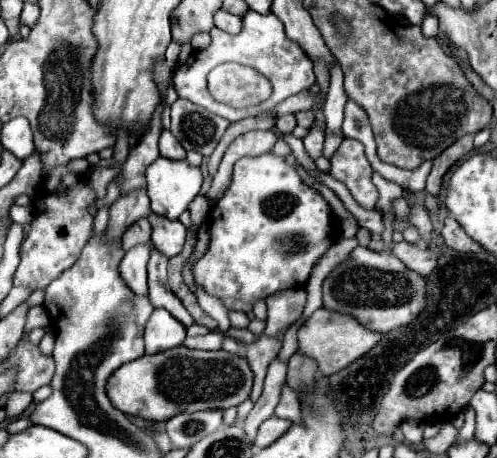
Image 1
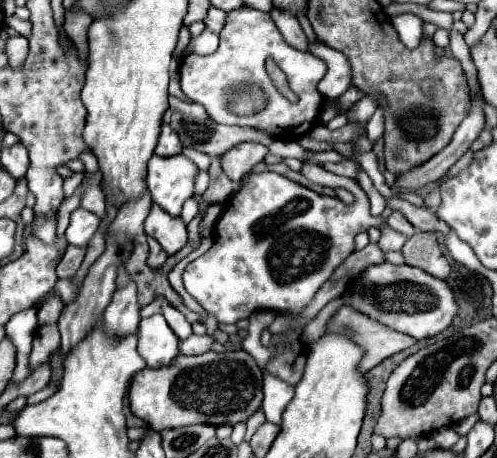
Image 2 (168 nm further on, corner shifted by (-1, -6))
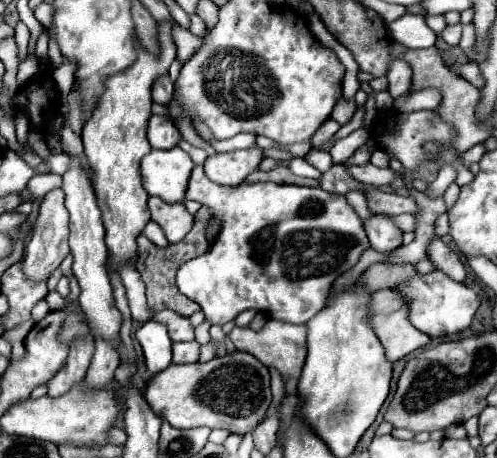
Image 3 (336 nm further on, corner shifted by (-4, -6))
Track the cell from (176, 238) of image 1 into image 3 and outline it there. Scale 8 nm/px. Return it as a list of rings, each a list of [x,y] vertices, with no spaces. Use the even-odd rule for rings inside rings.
[[[157,196],[149,198],[151,220],[155,220],[163,230],[169,242],[179,242],[193,228],[193,216],[185,210],[185,204],[169,204]]]

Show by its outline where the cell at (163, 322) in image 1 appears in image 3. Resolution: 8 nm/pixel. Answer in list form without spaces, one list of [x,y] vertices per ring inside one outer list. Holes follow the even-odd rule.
[[[145,322],[135,332],[137,342],[143,348],[145,364],[149,374],[159,374],[171,364],[171,338],[167,334],[167,328],[163,328],[159,322]]]

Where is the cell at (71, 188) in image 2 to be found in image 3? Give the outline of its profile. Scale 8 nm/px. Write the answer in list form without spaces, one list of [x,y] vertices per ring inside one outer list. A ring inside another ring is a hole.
[[[49,173],[49,174],[37,174],[37,176],[33,176],[29,180],[29,190],[31,190],[31,194],[34,199],[42,198],[49,192],[49,190],[53,190],[53,188],[59,188],[62,184],[62,176]]]

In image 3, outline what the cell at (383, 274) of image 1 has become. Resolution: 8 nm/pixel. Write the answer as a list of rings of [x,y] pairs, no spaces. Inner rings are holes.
[[[435,270],[427,276],[415,274],[413,278],[401,282],[407,286],[407,294],[411,294],[411,324],[431,338],[439,338],[445,334],[455,334],[471,326],[475,312],[479,310],[479,296],[461,282],[451,280],[447,274]]]

